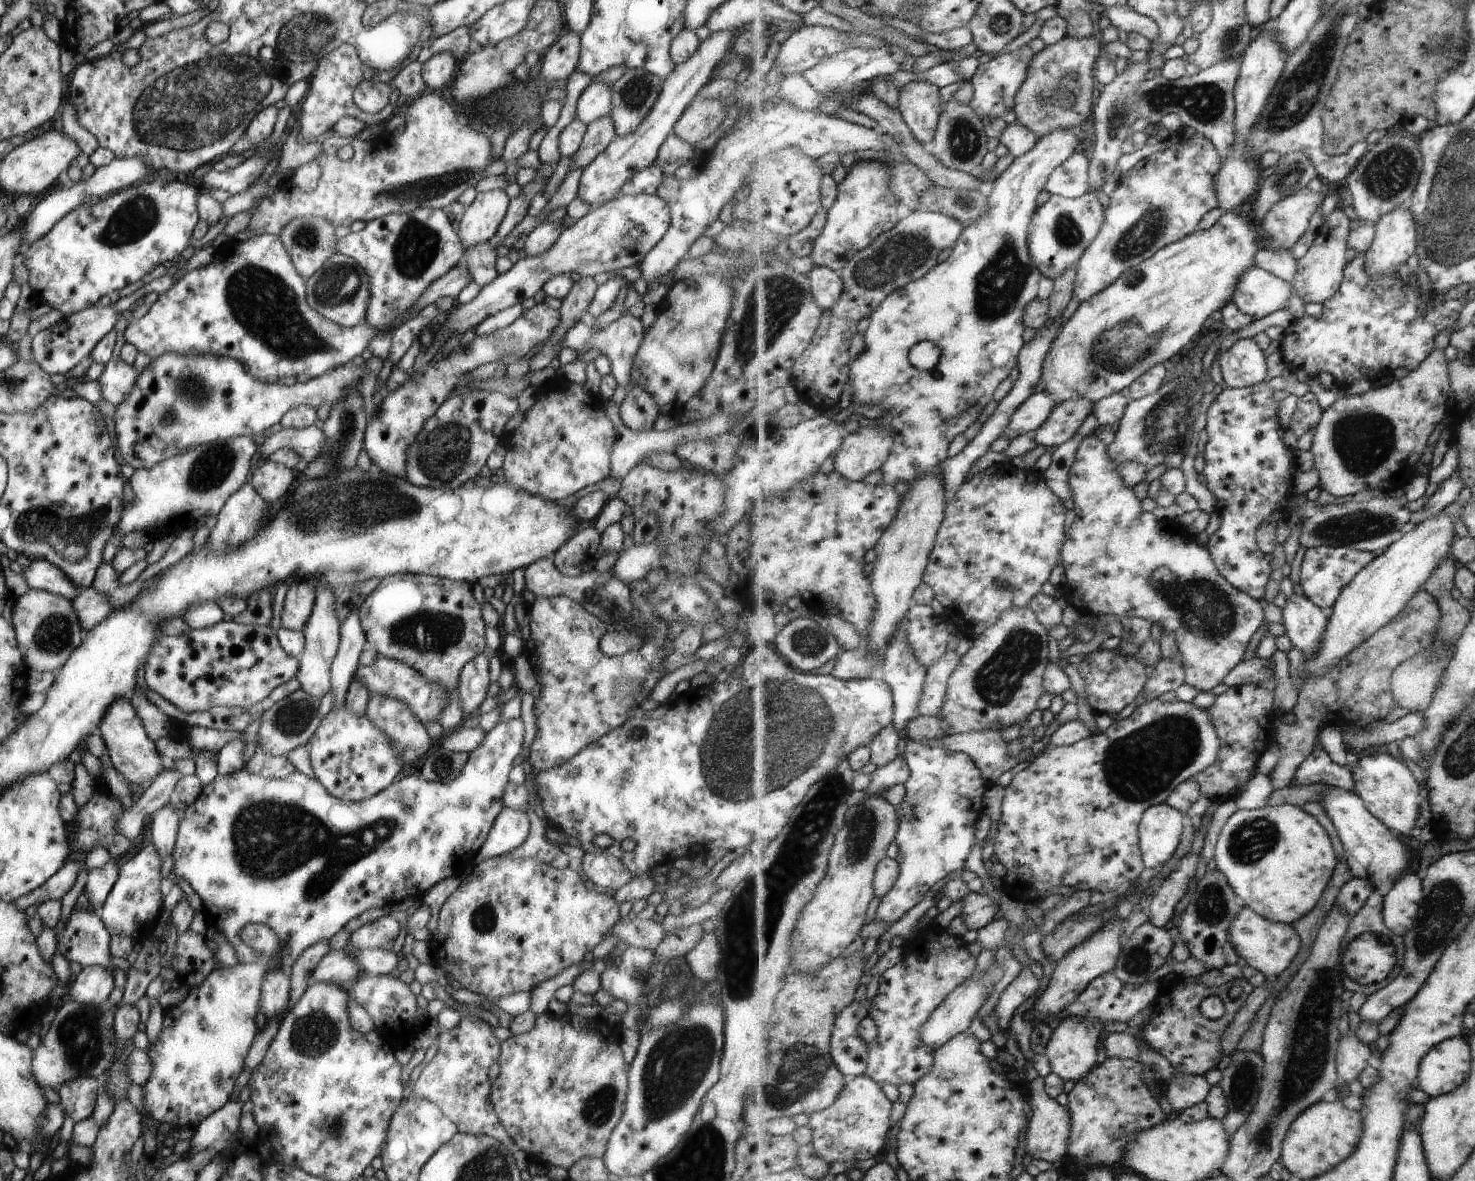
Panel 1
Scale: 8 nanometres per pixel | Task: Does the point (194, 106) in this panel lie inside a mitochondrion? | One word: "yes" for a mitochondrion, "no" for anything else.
yes

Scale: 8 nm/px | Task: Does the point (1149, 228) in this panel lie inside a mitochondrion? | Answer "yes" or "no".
yes

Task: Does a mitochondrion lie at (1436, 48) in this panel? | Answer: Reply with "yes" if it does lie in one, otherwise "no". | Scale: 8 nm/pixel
yes

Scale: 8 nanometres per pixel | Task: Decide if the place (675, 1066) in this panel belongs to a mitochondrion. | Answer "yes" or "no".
yes

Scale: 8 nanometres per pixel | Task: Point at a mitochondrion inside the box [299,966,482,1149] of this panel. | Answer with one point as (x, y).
(331, 1127)

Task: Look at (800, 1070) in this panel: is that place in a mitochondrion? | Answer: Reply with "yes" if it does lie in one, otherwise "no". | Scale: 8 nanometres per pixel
yes

